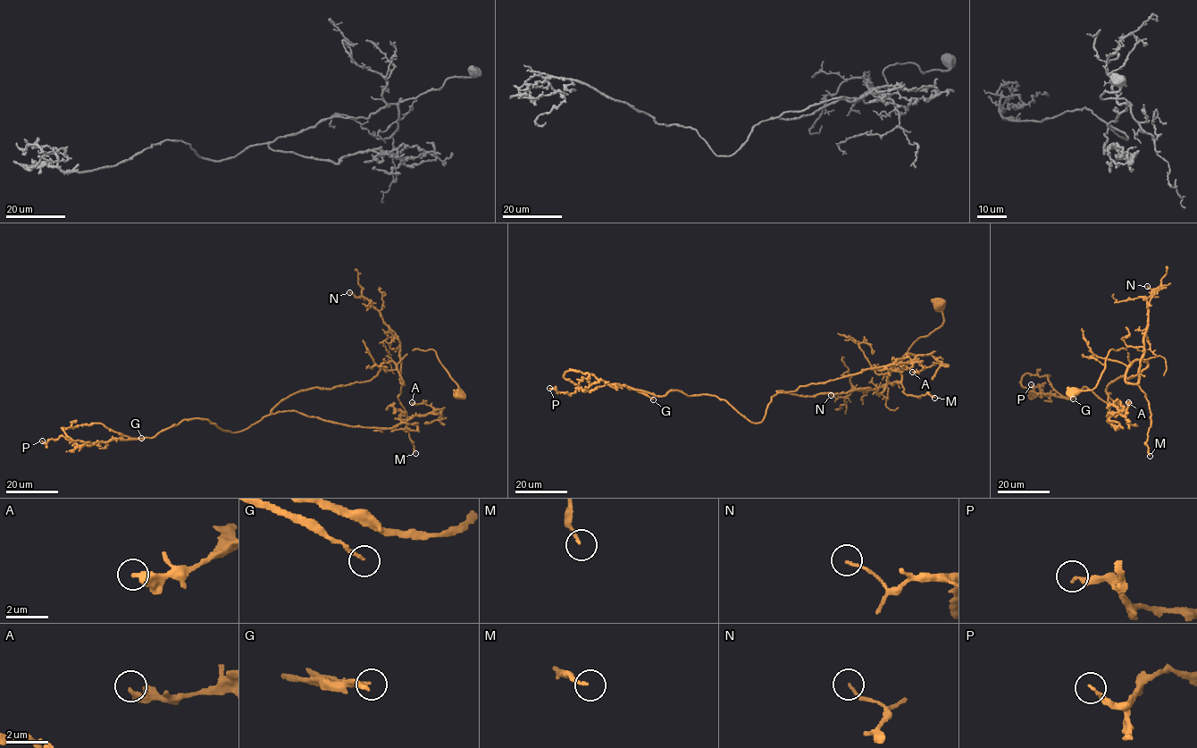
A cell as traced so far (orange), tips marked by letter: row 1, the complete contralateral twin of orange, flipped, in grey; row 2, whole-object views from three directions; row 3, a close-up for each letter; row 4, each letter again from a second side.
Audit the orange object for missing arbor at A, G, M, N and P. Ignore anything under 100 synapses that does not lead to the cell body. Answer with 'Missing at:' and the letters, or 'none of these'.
Missing at: none of these

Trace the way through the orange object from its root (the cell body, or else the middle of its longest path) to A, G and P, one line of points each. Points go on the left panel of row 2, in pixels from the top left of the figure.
A: (459, 393), (436, 352), (416, 348), (371, 380), (299, 390), (272, 412), (377, 428), (440, 412), (412, 402)
G: (459, 393), (436, 352), (416, 348), (367, 381), (296, 391), (242, 431), (191, 418), (129, 438), (141, 438)
P: (459, 393), (436, 352), (416, 348), (367, 381), (296, 391), (242, 431), (191, 418), (152, 437), (42, 441)

